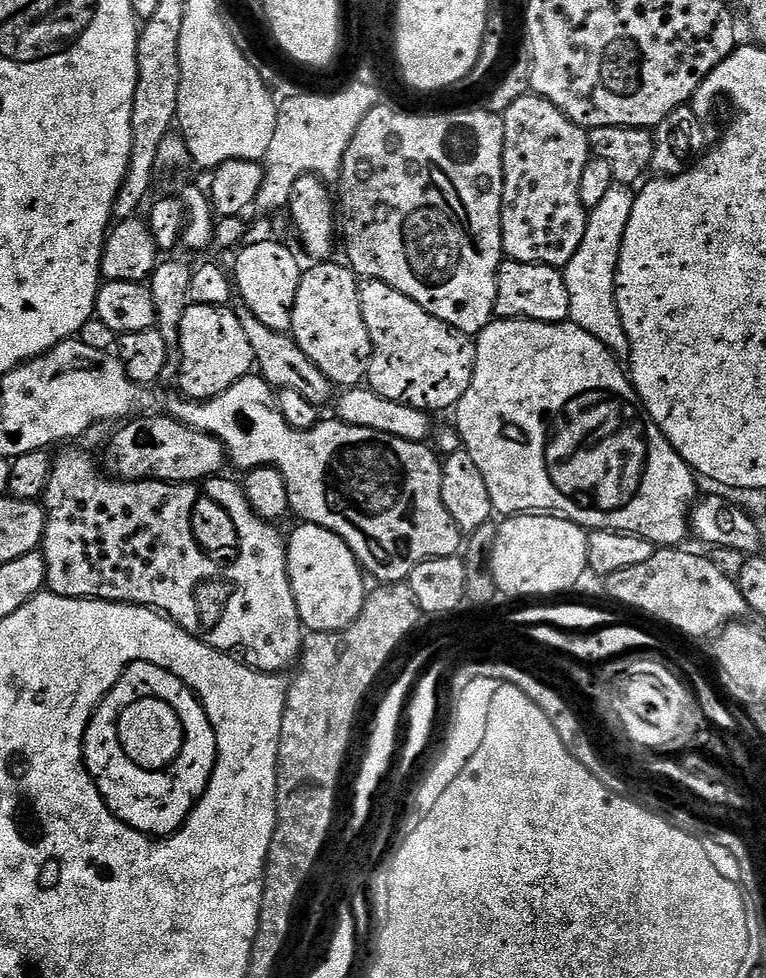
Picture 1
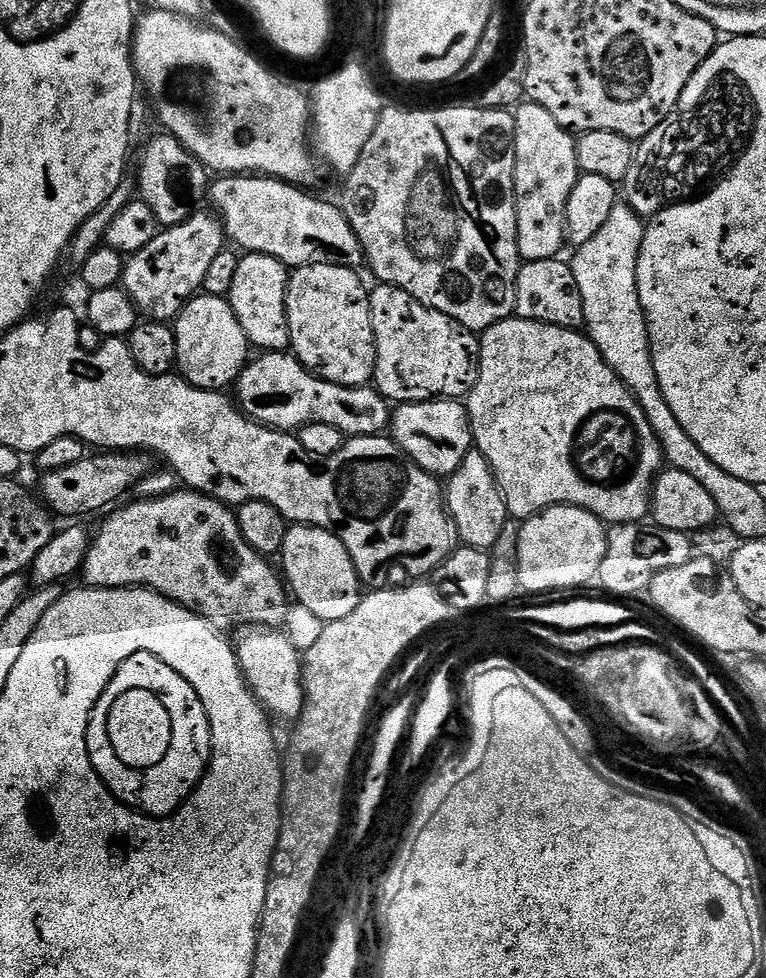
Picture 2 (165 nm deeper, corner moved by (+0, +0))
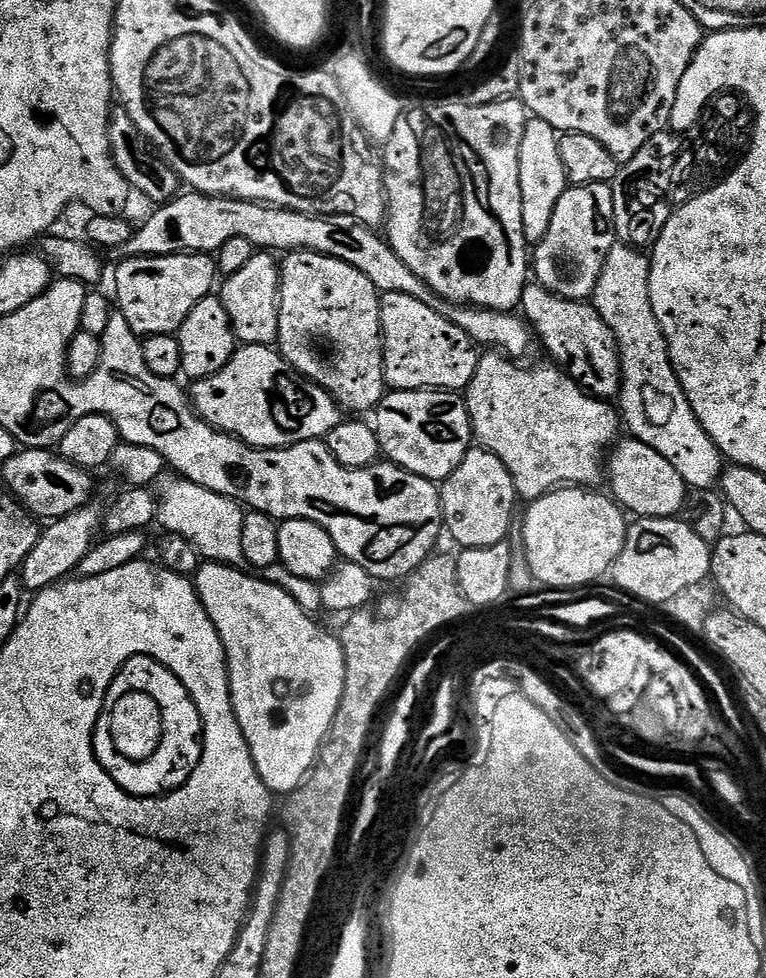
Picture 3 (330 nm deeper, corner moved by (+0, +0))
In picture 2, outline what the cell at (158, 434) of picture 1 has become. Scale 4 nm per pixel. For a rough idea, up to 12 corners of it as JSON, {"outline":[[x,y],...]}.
{"outline":[[104,450],[43,473],[57,517],[111,509],[149,475],[147,455]]}

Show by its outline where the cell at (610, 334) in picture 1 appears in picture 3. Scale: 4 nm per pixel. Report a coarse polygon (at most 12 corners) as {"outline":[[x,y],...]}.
{"outline":[[608,251],[591,303],[614,330],[618,412],[689,489],[726,461],[678,382],[649,257]]}

